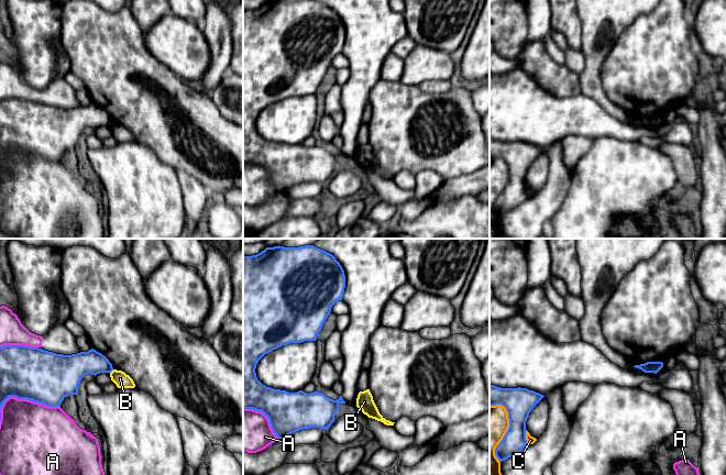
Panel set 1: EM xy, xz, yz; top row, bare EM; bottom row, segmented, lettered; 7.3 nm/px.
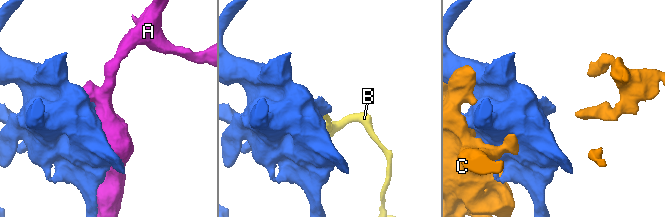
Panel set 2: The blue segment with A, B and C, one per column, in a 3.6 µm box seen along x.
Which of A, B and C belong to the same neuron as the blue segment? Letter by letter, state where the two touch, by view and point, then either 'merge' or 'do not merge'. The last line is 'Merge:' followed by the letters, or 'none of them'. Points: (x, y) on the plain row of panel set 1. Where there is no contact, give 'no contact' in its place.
A: contact xy (23, 152); do not merge
B: contact xy (111, 124); do not merge
C: contact yz (507, 184); do not merge
Merge: none of them

